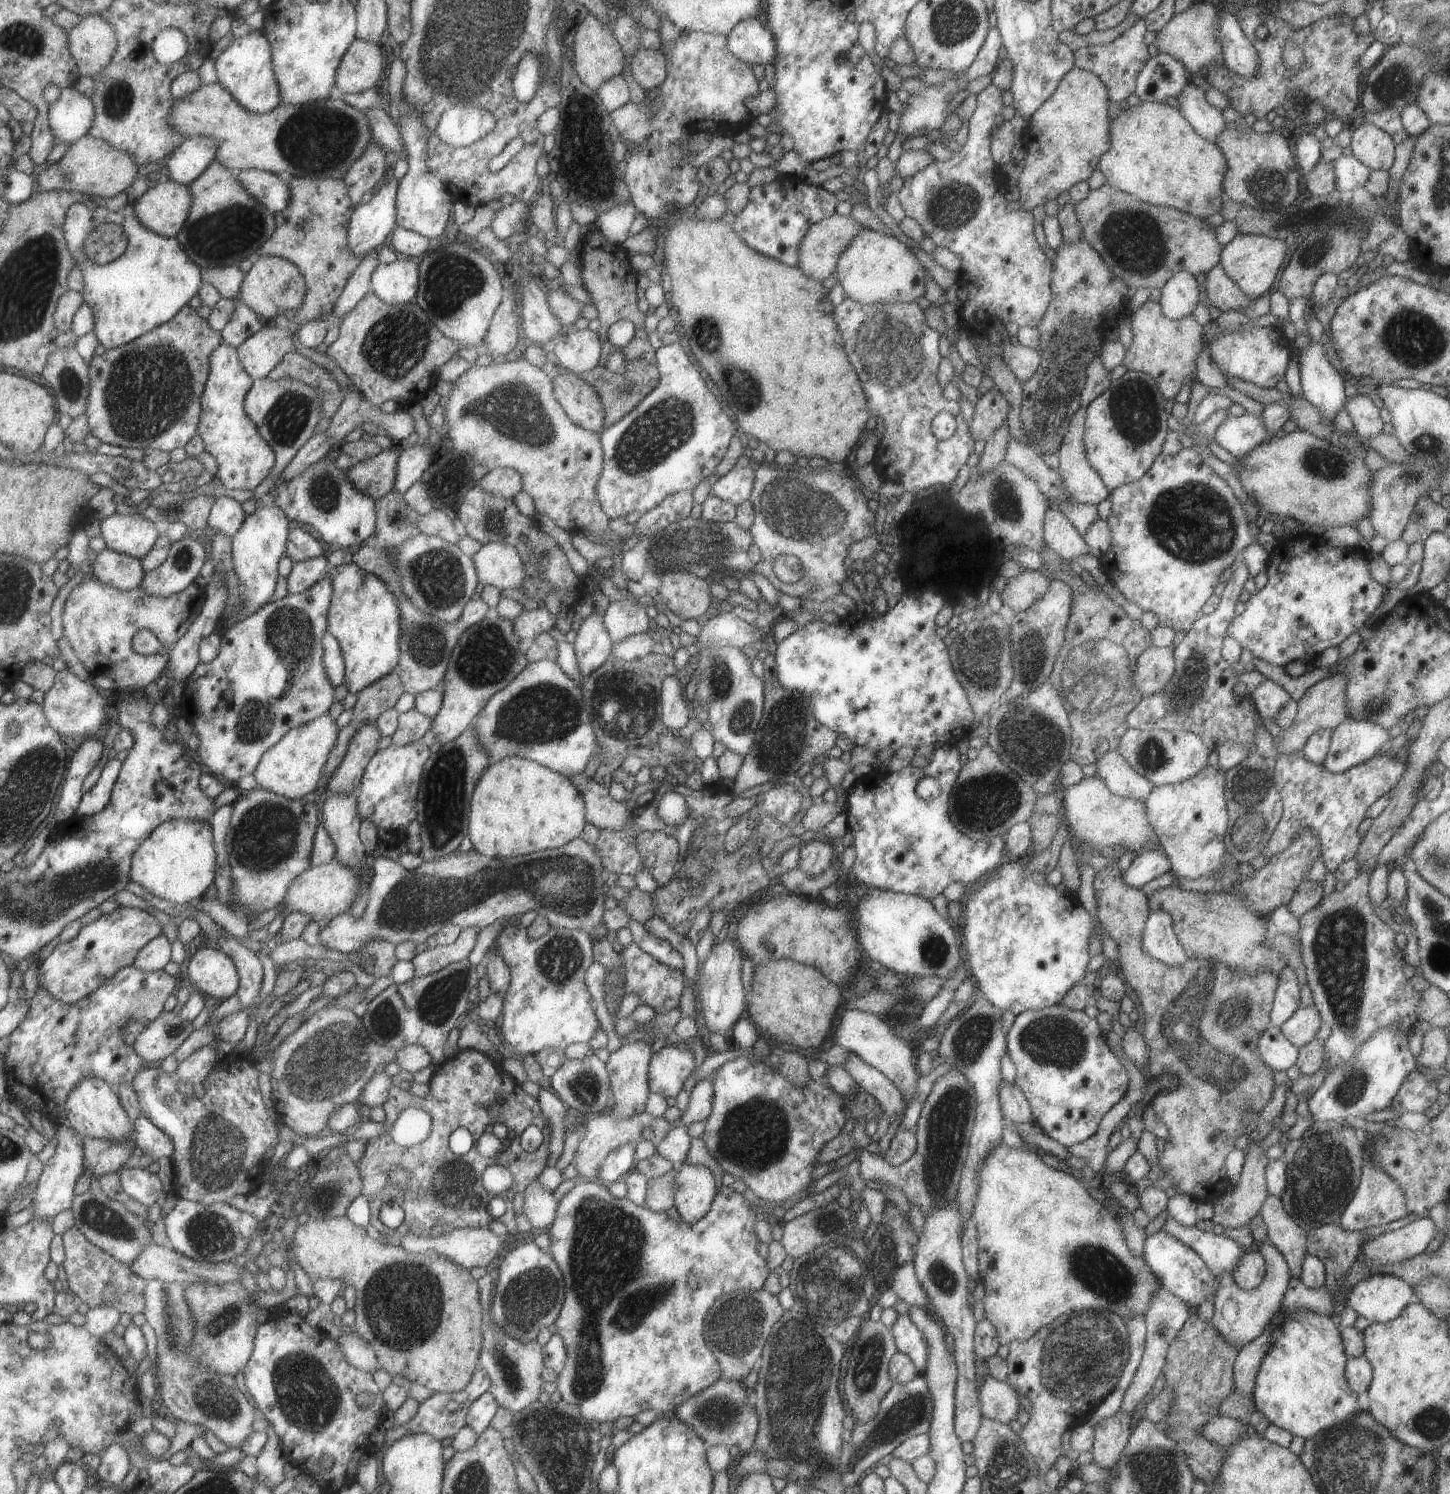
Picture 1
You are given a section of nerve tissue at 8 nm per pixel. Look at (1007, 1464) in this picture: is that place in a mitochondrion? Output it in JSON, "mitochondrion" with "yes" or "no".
{"mitochondrion":"yes"}

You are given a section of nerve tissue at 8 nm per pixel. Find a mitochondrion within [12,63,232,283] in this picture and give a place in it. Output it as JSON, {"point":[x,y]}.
{"point":[118,99]}

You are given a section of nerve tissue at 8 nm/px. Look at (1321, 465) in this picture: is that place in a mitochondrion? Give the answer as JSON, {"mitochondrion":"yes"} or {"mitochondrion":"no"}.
{"mitochondrion":"yes"}

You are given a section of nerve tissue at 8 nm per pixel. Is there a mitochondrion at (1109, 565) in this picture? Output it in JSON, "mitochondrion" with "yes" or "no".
{"mitochondrion":"no"}

